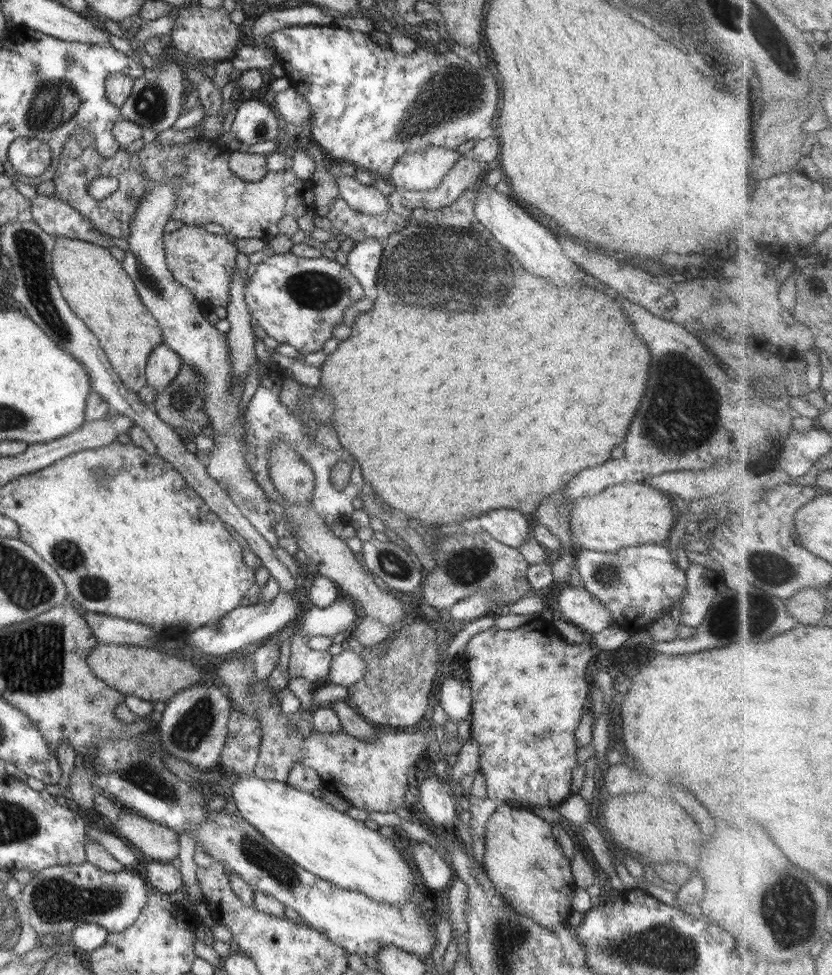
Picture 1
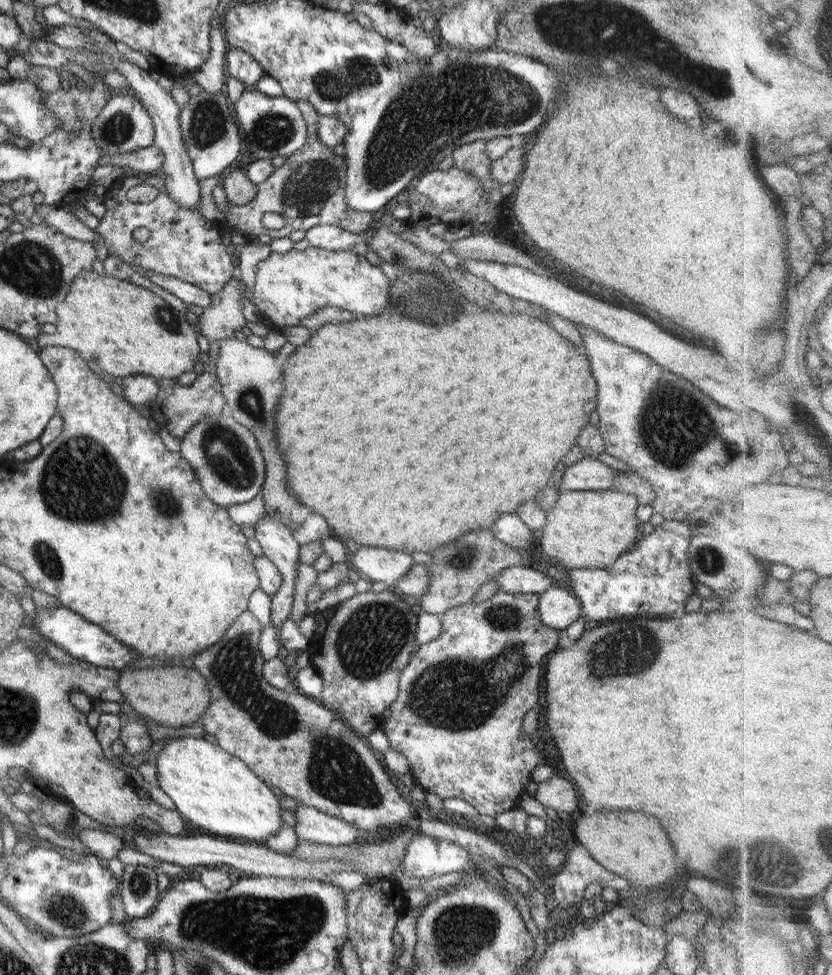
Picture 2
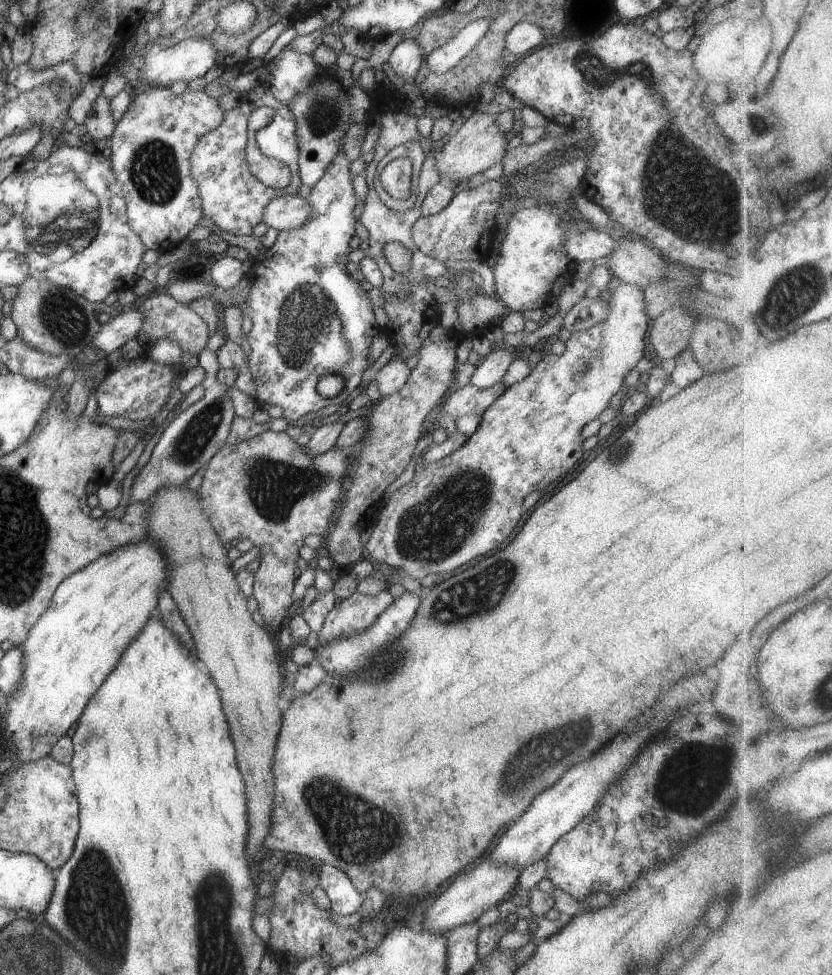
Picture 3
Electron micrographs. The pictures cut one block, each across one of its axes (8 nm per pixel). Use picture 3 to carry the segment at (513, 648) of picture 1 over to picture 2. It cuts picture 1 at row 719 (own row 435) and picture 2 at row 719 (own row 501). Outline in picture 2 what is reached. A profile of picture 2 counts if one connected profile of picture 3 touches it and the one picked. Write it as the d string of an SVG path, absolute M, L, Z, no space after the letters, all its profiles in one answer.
M496 592L492 598L481 604L466 604L460 607L449 609L440 615L442 619L442 632L440 636L432 642L418 645L415 652L402 670L399 680L399 690L396 700L390 704L391 715L384 718L383 731L388 737L390 748L400 751L408 760L414 784L418 789L418 794L423 791L434 792L441 799L460 798L470 805L475 806L480 815L496 817L496 814L507 812L511 809L517 809L520 806L524 786L531 781L532 770L536 766L548 764L546 756L536 750L534 742L530 736L522 734L522 720L528 710L532 710L538 702L540 688L542 688L542 672L544 672L544 660L548 654L552 654L558 646L560 631L550 628L544 623L539 616L538 611L538 593L528 594L510 594L509 592Z

